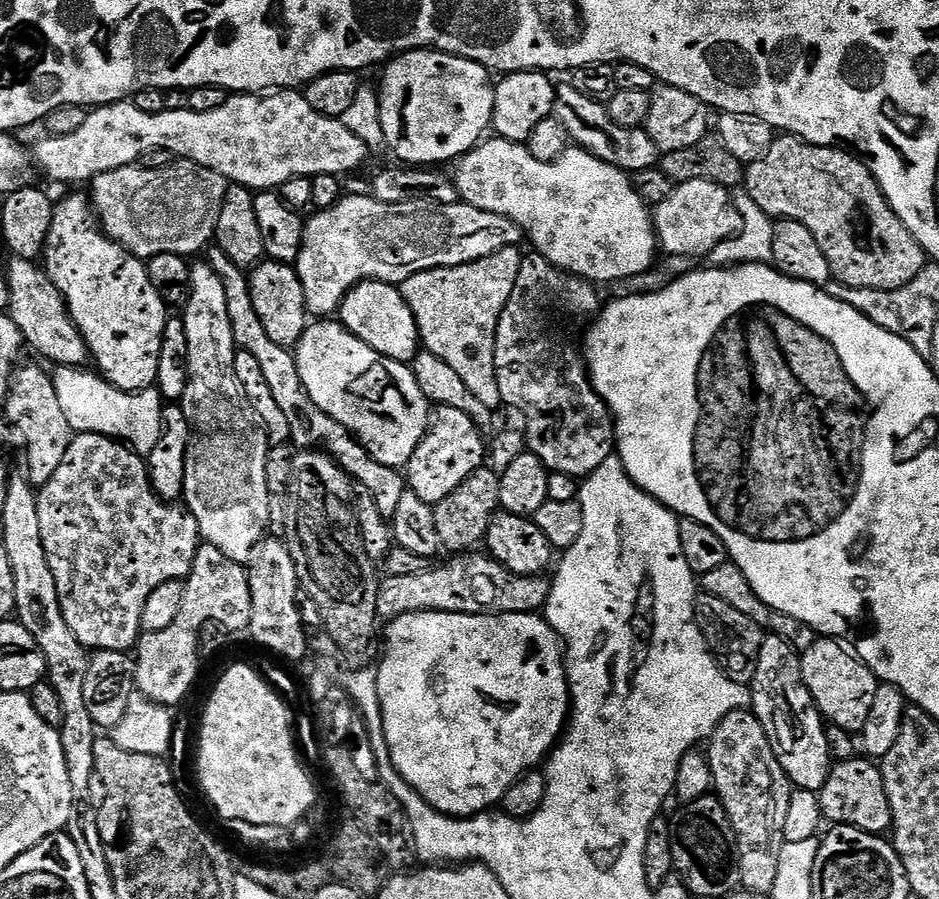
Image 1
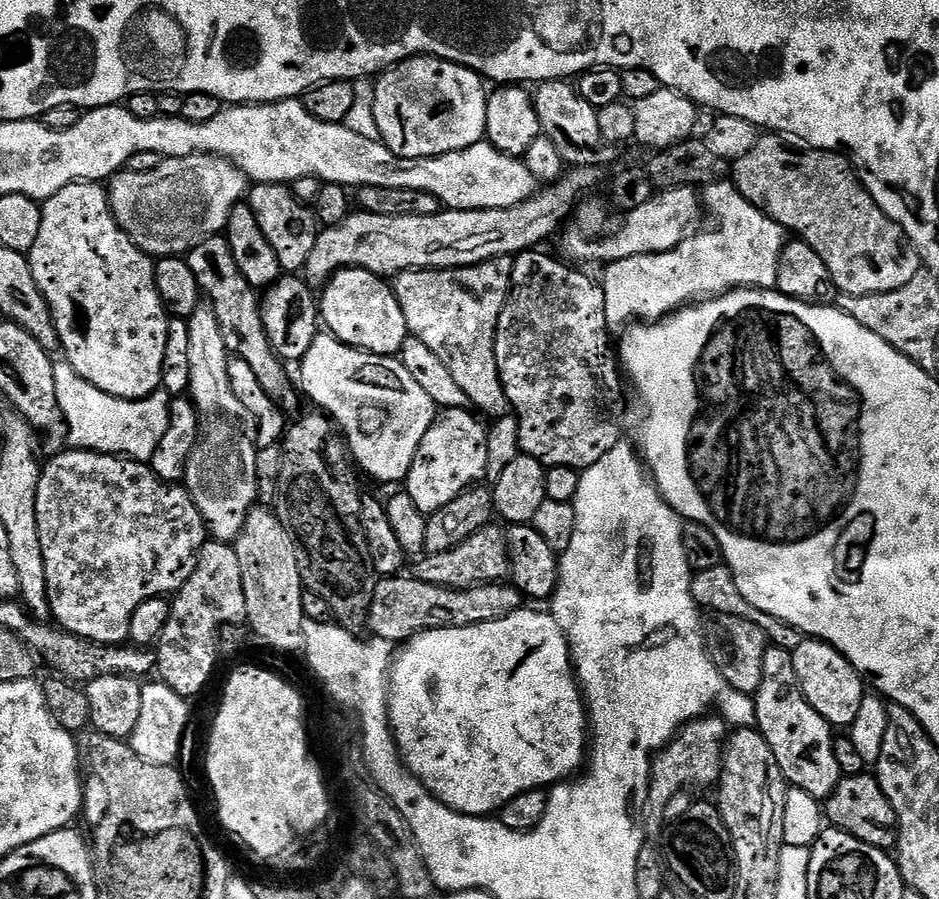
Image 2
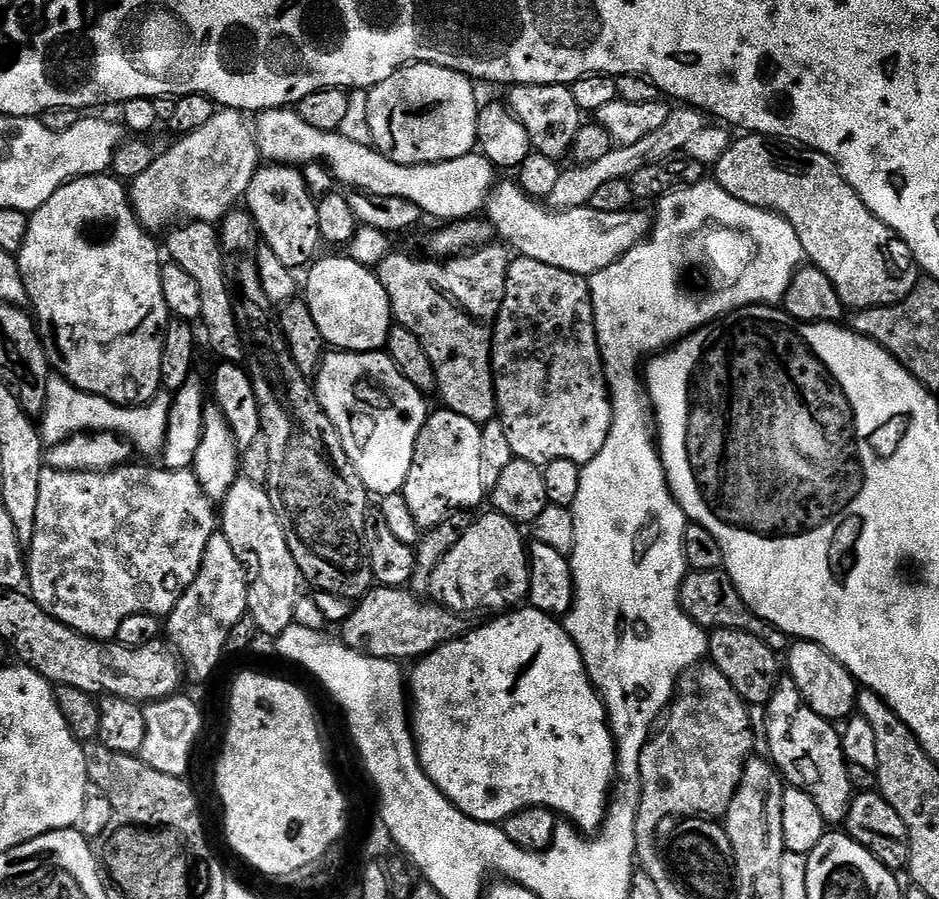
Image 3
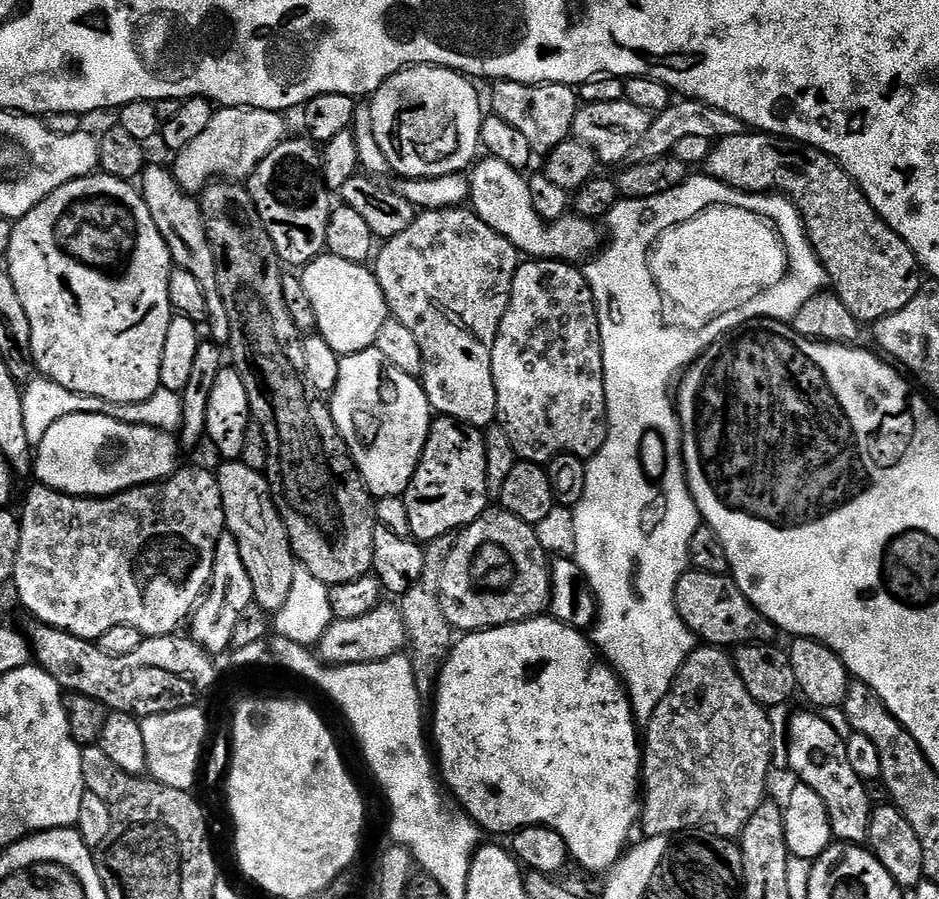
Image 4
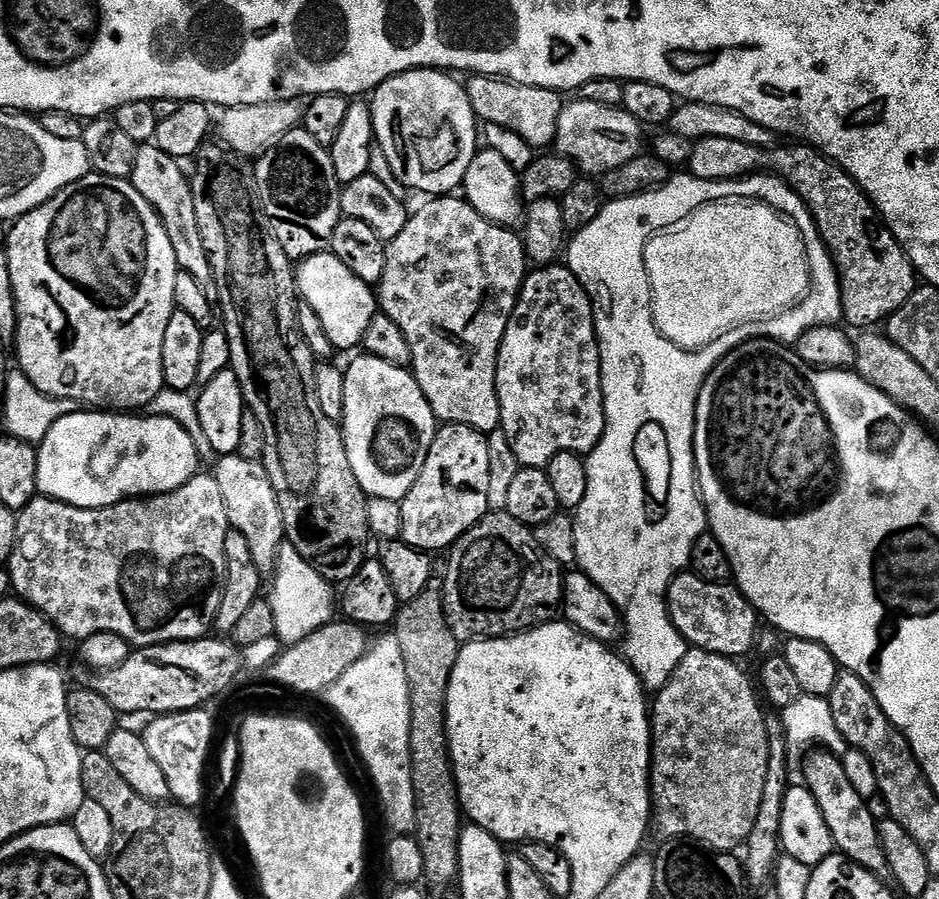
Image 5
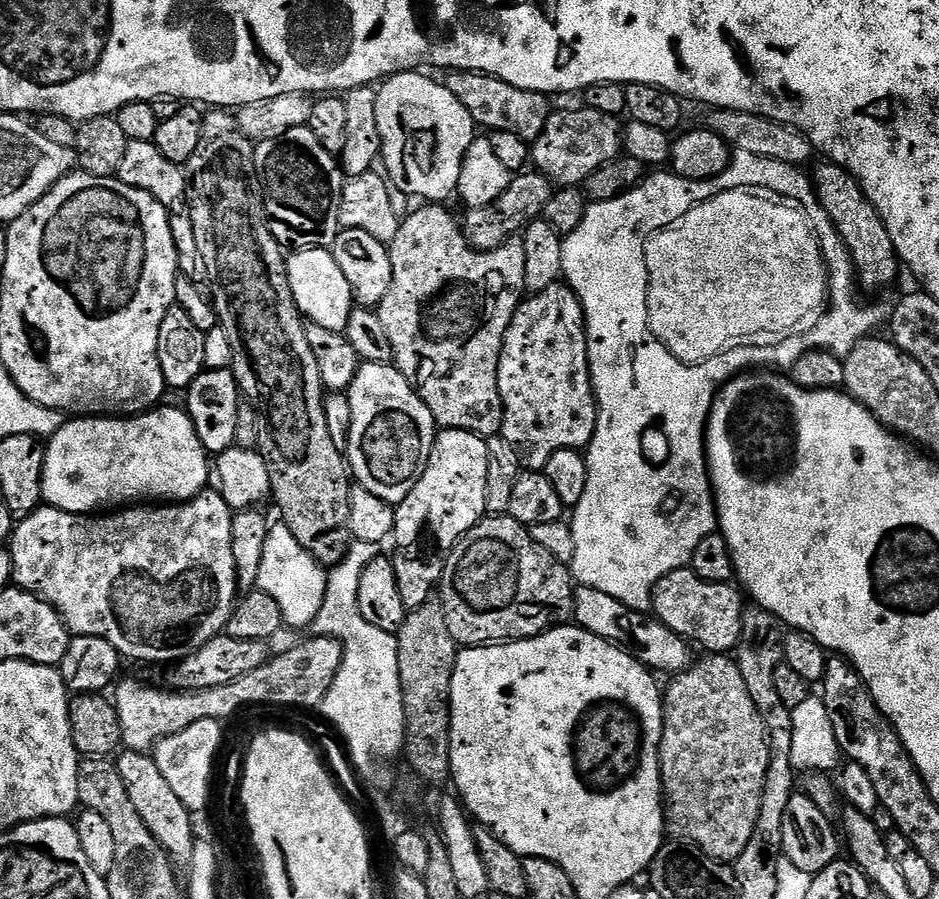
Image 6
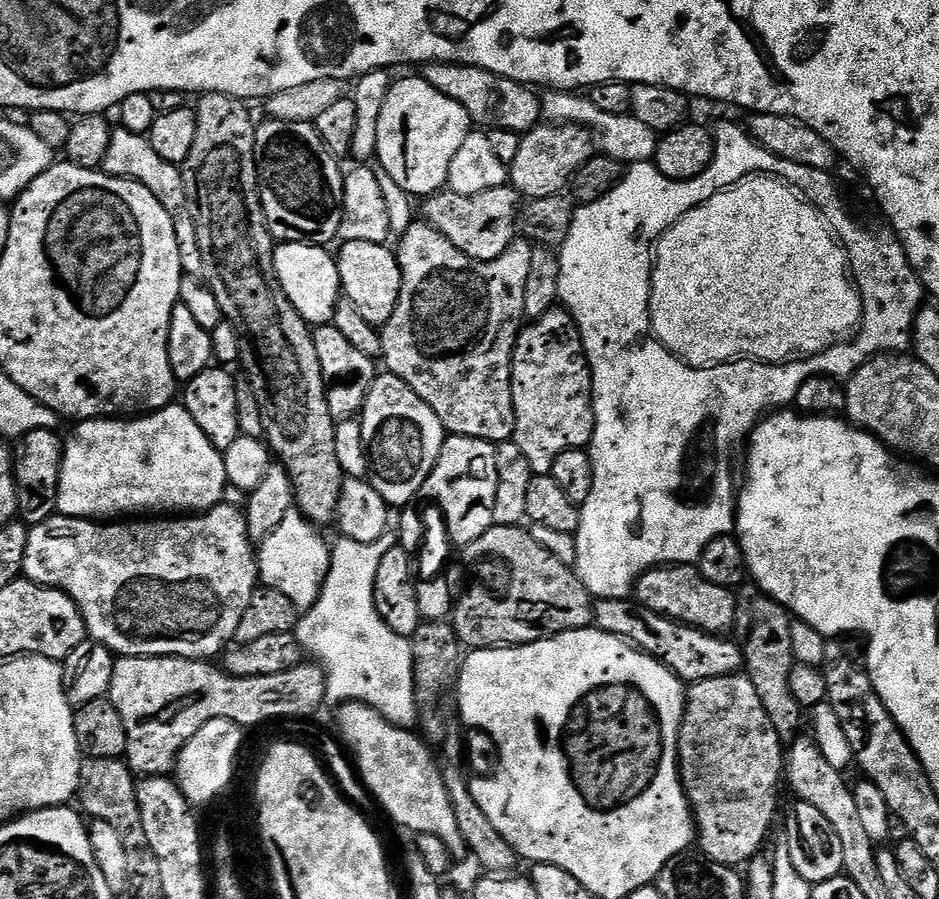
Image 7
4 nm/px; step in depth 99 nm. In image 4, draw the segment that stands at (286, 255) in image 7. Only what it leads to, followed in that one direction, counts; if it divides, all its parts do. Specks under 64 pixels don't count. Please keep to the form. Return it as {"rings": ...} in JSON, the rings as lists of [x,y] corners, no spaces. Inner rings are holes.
{"rings":[[[321,254],[309,264],[303,265],[302,279],[306,286],[306,294],[310,297],[310,306],[314,306],[315,331],[330,345],[330,350],[334,350],[343,358],[375,345],[378,330],[382,330],[382,322],[390,319],[390,313],[382,288],[376,281],[376,275],[371,267],[346,262],[331,254]]]}

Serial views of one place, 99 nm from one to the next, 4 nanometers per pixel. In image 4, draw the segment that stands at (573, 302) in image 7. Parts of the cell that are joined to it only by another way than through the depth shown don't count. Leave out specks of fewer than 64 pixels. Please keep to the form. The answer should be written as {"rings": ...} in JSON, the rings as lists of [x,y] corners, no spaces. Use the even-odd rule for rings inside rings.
{"rings":[[[707,174],[689,175],[684,183],[674,186],[674,190],[666,190],[666,194],[658,194],[654,198],[617,200],[606,217],[608,228],[612,231],[612,241],[609,244],[607,241],[583,265],[584,277],[594,294],[602,338],[608,433],[604,445],[587,461],[586,494],[582,494],[574,509],[574,534],[578,537],[574,559],[596,595],[596,622],[590,629],[590,639],[597,653],[619,676],[632,704],[632,715],[640,722],[647,722],[654,714],[658,702],[666,698],[678,670],[698,644],[697,637],[685,626],[676,609],[676,587],[682,574],[689,571],[690,538],[694,538],[694,530],[702,527],[702,517],[696,509],[692,491],[688,489],[688,477],[684,471],[682,433],[678,408],[674,403],[674,385],[681,373],[715,340],[725,336],[734,327],[734,319],[727,315],[724,320],[716,320],[711,327],[694,334],[664,328],[664,324],[660,324],[660,312],[656,312],[656,308],[660,308],[660,300],[656,300],[652,276],[648,276],[648,268],[644,268],[644,248],[648,248],[648,240],[652,240],[652,236],[656,236],[661,228],[668,228],[675,221],[683,221],[685,217],[692,216],[696,208],[712,204],[712,200],[728,201],[728,204],[743,205],[744,208],[755,206],[756,211],[763,212],[765,216],[773,216],[789,244],[793,277],[780,284],[775,291],[768,292],[767,296],[748,304],[743,317],[745,321],[779,317],[780,308],[788,308],[789,313],[796,312],[826,284],[824,267],[808,240],[800,211],[791,202],[779,194],[739,192]]]}

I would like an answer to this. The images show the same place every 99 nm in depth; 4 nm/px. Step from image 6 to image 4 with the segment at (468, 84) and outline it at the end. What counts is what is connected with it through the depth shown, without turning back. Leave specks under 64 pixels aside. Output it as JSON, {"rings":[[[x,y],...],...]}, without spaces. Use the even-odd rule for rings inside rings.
{"rings":[[[497,80],[491,85],[492,88],[492,108],[491,111],[506,122],[510,122],[510,126],[514,126],[514,130],[518,130],[526,137],[526,142],[530,142],[533,153],[547,154],[555,150],[555,148],[564,140],[572,136],[572,123],[576,117],[576,109],[578,107],[578,92],[571,84],[523,84],[522,82],[514,82],[513,80]]]}

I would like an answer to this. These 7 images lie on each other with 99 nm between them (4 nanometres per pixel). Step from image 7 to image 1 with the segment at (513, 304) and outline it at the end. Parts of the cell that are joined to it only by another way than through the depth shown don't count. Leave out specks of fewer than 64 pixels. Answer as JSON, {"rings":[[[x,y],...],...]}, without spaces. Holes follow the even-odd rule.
{"rings":[[[503,248],[462,266],[419,272],[398,285],[420,328],[423,347],[454,366],[458,378],[474,390],[474,398],[493,410],[502,404],[494,366],[498,318],[514,290],[518,266],[522,266],[521,249]]]}

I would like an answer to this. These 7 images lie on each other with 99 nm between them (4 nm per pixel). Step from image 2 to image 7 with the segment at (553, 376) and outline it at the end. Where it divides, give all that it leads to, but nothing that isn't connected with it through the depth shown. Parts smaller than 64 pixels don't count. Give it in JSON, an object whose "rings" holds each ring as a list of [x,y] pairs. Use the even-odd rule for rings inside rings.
{"rings":[[[563,307],[552,308],[519,329],[516,348],[512,352],[512,409],[512,436],[518,450],[522,450],[526,462],[530,462],[533,473],[551,473],[554,458],[558,458],[558,454],[571,448],[587,449],[591,445],[594,430],[592,369],[588,366],[588,359],[584,357],[580,332]]]}

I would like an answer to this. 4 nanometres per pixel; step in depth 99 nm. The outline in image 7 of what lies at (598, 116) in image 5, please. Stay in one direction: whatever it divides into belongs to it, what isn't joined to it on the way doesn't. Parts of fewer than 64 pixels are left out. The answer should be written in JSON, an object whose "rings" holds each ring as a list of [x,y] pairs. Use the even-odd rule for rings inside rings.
{"rings":[[[544,122],[521,135],[518,155],[514,157],[512,164],[507,165],[508,179],[511,187],[515,188],[521,197],[527,198],[528,200],[559,196],[571,185],[572,176],[576,171],[582,166],[586,166],[586,162],[592,159],[593,155],[594,137],[587,128],[578,124],[554,125]]]}

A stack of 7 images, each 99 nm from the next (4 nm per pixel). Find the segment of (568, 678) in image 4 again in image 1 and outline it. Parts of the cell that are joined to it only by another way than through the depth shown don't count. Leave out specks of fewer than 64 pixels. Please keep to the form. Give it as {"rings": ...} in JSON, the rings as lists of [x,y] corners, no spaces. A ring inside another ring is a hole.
{"rings":[[[411,612],[387,621],[388,641],[382,644],[382,655],[375,669],[378,686],[378,702],[382,710],[382,722],[386,734],[386,746],[390,750],[392,764],[402,778],[434,810],[443,816],[475,818],[482,812],[495,809],[525,772],[536,770],[547,761],[566,731],[570,719],[570,693],[568,673],[564,670],[562,641],[543,615],[534,612],[522,614],[458,614],[457,612]]]}

